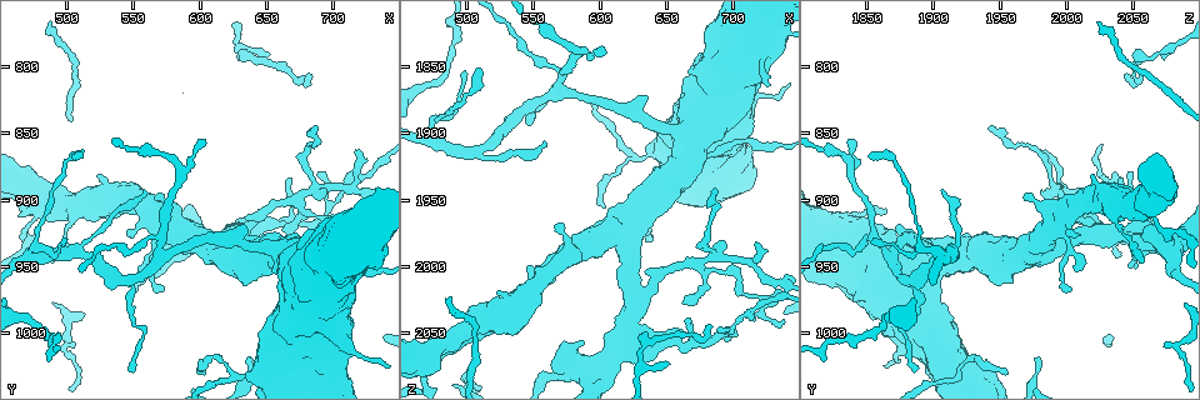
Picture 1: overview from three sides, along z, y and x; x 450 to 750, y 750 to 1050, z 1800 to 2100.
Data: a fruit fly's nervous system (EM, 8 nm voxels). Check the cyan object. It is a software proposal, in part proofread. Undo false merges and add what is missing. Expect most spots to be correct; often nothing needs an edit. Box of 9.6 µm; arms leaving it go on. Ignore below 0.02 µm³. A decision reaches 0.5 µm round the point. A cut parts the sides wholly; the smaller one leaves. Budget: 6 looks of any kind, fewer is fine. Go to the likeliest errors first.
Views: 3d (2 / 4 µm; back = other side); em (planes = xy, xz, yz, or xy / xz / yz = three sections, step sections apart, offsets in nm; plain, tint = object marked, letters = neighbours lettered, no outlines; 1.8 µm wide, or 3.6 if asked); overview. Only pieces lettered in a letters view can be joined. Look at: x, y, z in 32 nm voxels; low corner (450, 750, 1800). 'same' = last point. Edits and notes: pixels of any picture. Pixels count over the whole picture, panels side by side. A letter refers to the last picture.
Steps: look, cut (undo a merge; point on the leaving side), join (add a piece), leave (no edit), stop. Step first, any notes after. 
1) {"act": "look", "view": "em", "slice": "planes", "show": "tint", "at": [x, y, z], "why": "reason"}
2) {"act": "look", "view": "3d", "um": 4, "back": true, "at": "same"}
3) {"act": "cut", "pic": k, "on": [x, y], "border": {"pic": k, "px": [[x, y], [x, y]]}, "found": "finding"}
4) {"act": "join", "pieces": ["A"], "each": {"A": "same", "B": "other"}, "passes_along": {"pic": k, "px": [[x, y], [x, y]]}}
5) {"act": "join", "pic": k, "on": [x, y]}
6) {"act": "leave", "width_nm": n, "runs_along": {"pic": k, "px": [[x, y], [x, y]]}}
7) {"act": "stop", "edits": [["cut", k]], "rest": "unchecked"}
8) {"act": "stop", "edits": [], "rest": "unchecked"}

{"act": "look", "view": "em", "slice": "planes", "show": "letters", "at": [668, 806, 2052], "why": "a narrow waist"}

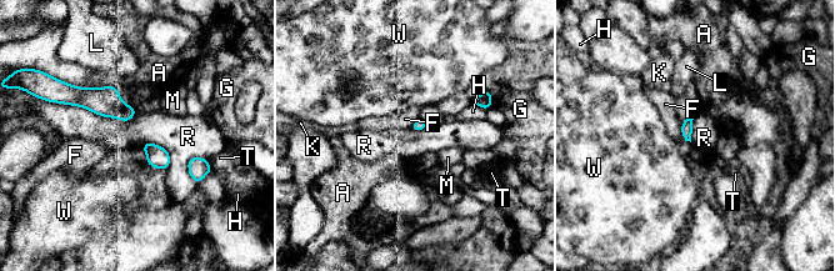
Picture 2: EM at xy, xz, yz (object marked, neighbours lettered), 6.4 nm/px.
{"act": "leave", "each": {"A": "other", "F": "other", "G": "other", "H": "other", "K": "other", "L": "other", "M": "other", "R": "other", "T": "other", "W": "other"}, "border": {"pic": 2, "px": [[55, 101], [124, 120], [135, 114]]}, "found": "one cell here"}

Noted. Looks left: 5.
{"act": "look", "view": "3d", "um": 4, "at": [656, 938, 1898]}

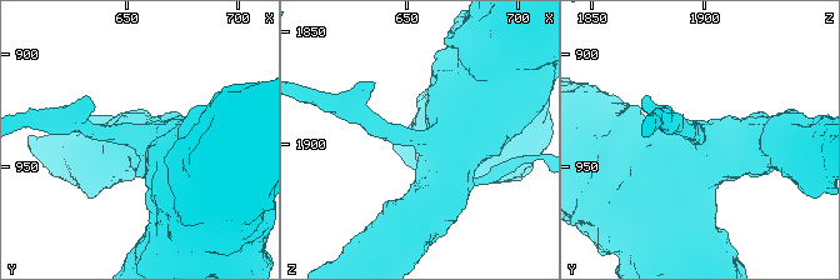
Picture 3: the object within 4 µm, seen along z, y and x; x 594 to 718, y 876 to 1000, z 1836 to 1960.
{"act": "look", "view": "em", "um": 3.6, "slice": "planes", "show": "letters", "at": [657, 938, 1897], "why": "shape alone is not enough"}

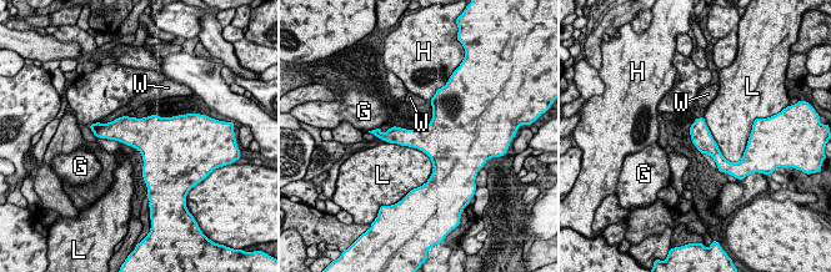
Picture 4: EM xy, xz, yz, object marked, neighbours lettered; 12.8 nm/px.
{"act": "leave", "each": {"G": "other", "H": "other", "L": "other", "W": "other"}, "found": "one cell here"}

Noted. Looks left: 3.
{"act": "look", "view": "3d", "um": 2, "at": [690, 848, 1944], "why": "branch stops here"}

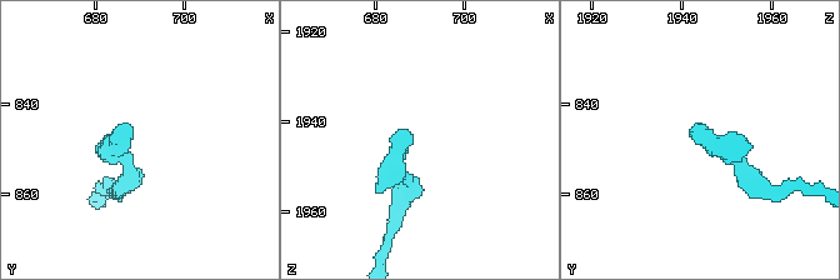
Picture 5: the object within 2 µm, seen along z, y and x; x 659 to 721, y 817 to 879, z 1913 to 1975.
{"act": "look", "view": "em", "slice": "planes", "show": "letters", "at": [688, 847, 1942], "why": "shape alone is not enough"}

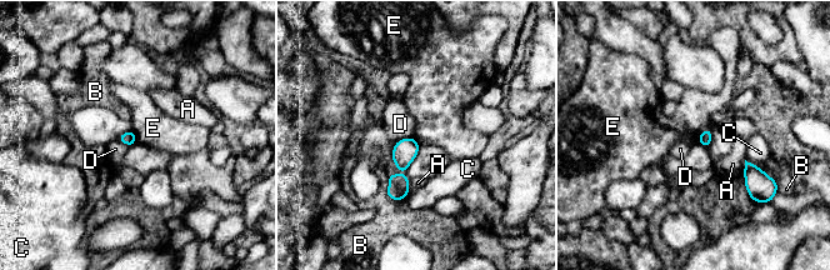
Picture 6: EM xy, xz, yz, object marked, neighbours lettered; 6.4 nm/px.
{"act": "leave", "each": {"A": "other", "B": "other", "C": "other", "D": "other", "E": "other"}, "border": {"pic": 6, "px": [[710, 128], [705, 129], [696, 141]]}, "found": "none of them fits"}

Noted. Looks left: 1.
{"act": "stop", "edits": [], "rest": "unchecked"}

